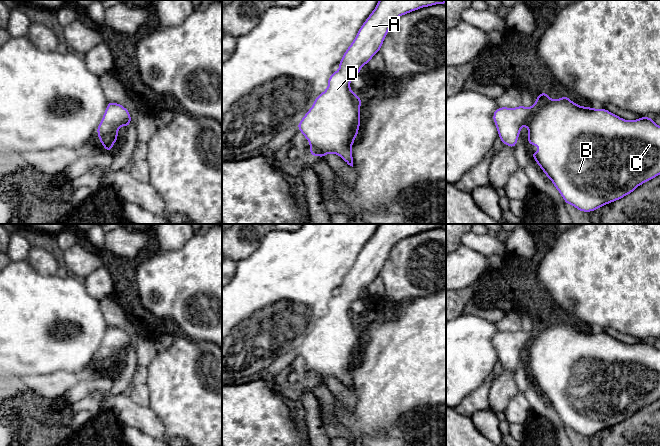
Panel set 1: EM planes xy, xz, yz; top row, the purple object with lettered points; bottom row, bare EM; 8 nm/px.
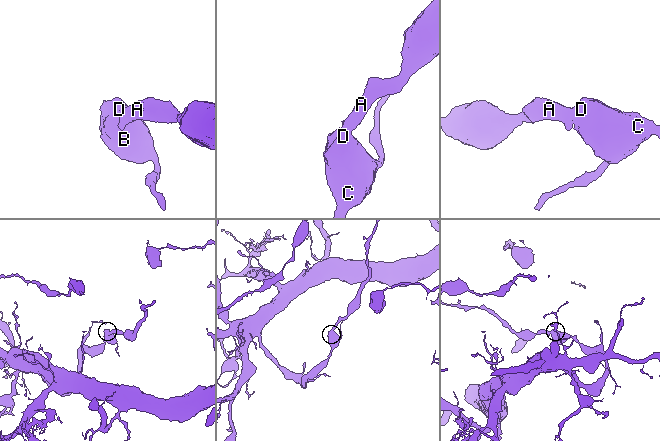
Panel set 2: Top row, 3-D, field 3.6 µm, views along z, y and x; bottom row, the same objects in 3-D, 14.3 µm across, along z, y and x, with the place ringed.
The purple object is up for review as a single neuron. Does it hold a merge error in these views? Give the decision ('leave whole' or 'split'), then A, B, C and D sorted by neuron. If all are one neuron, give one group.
leave whole; A B C D

